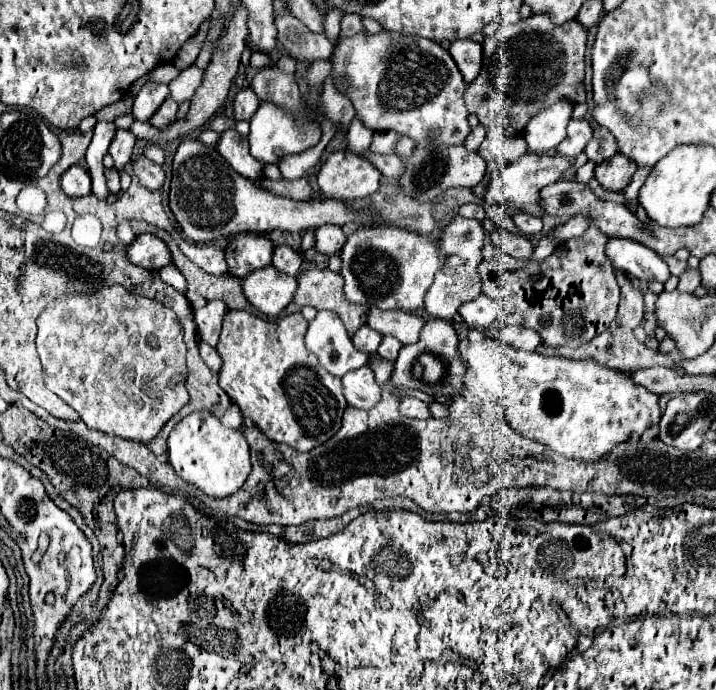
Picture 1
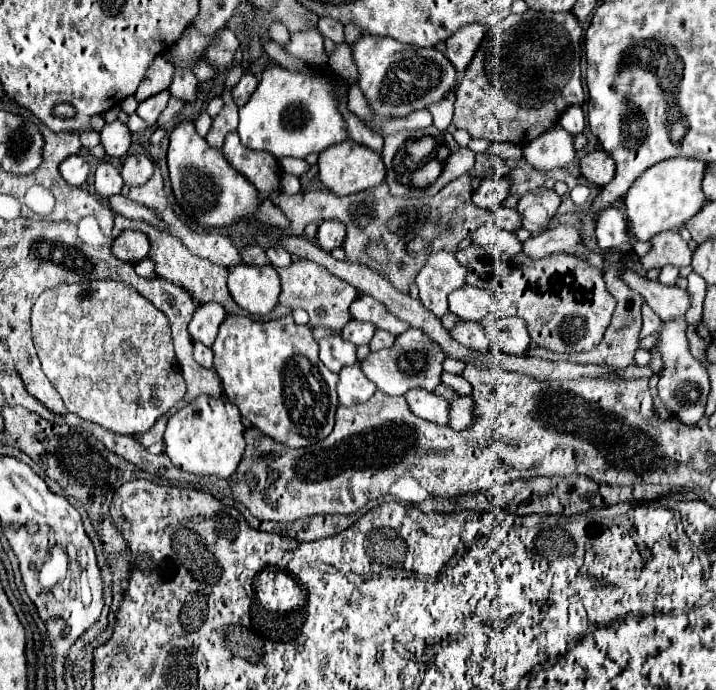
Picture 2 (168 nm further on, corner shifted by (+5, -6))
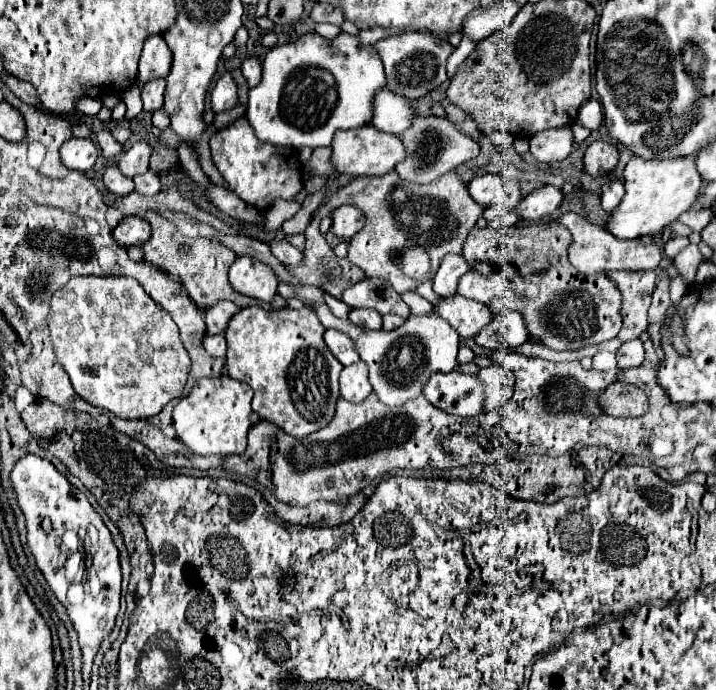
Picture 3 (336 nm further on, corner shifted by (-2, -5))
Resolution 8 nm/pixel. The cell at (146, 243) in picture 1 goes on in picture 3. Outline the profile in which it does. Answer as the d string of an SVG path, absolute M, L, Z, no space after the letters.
M129 215L115 227L113 237L121 247L133 247L133 245L141 247L145 241L149 241L151 227L145 219Z

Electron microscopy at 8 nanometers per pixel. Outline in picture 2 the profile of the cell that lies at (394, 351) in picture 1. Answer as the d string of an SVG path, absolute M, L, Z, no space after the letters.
M376 330L374 338L370 340L370 350L382 350L382 348L390 348L394 344L394 334L386 332L386 330Z

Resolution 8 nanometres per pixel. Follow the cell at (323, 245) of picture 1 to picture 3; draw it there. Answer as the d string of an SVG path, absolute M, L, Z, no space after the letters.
M341 205L333 215L333 225L331 231L335 233L335 237L339 237L341 241L349 241L357 231L361 231L361 227L365 225L365 217L357 207L351 205Z

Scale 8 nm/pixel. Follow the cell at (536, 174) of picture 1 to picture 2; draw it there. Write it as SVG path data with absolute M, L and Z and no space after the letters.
M484 178L472 194L472 202L478 208L492 210L496 204L502 204L510 194L510 184L506 178Z

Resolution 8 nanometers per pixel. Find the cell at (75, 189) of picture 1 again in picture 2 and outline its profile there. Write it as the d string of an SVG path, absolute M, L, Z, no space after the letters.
M72 154L70 158L62 160L60 174L70 186L82 186L88 176L88 162L82 154Z

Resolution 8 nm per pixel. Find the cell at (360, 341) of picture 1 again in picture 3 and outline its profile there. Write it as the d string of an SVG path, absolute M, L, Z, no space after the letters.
M351 309L349 319L363 329L381 329L381 315L375 309Z

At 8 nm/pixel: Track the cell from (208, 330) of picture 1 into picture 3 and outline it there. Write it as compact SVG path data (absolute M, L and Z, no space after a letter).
M219 301L217 305L209 307L205 311L205 325L207 325L207 335L219 335L225 331L229 319L237 313L237 307L231 301Z

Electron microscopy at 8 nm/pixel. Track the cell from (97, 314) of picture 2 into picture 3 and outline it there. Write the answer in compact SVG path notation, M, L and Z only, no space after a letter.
M73 277L65 287L61 287L57 293L53 293L51 297L51 307L49 307L49 315L47 315L47 327L49 327L49 339L57 357L57 363L65 369L65 373L71 379L71 385L75 389L75 393L87 401L93 407L103 407L107 411L111 411L113 415L121 417L121 419L151 419L155 417L171 399L177 399L183 393L183 387L187 383L187 375L189 375L189 355L185 351L185 347L181 345L179 337L177 337L177 325L173 323L173 319L169 317L169 313L165 309L161 309L147 293L145 289L129 277Z

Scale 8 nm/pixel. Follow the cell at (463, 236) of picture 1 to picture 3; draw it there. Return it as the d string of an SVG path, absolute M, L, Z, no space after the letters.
M445 255L441 265L433 277L433 291L439 299L451 297L457 291L457 281L469 271L471 267L463 259L463 255Z

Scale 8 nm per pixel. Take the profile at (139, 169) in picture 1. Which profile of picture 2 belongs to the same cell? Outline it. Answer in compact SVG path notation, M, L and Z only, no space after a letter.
M142 152L128 154L122 164L122 178L124 178L124 184L128 186L144 184L146 180L150 180L152 172L154 172L154 162Z

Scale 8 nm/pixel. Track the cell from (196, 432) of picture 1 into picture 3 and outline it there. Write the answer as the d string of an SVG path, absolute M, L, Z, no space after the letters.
M231 377L201 379L187 397L181 397L173 409L173 425L177 439L195 455L243 455L247 447L247 433L251 427L251 399L249 385L233 381Z

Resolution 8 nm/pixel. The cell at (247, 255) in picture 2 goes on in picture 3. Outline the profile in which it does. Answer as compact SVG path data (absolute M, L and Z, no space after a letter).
M273 241L269 243L271 247L271 253L283 263L283 265L299 265L301 263L301 251L295 249L291 243L287 241Z

